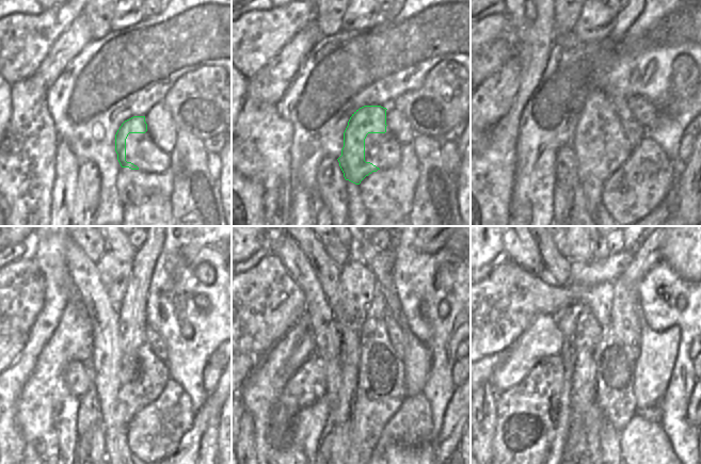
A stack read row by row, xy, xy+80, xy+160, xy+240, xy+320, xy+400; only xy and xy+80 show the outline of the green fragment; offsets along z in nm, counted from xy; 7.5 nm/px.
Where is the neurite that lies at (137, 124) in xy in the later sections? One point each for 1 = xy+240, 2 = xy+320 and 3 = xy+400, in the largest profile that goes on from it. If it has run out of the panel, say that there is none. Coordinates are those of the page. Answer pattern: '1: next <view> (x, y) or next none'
1: next xy+240 (108, 355)
2: next xy+320 (328, 272)
3: next xy+400 (557, 268)

